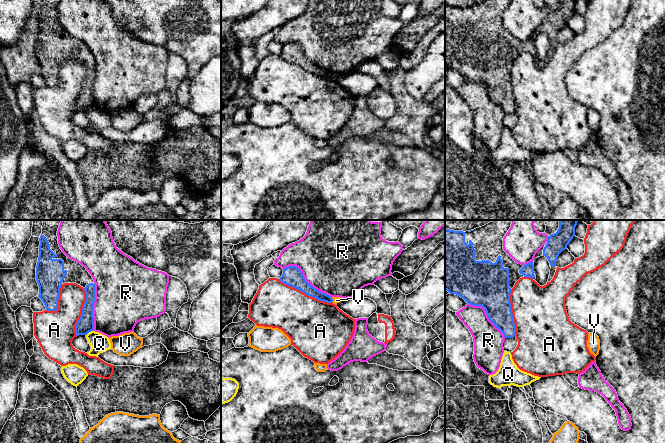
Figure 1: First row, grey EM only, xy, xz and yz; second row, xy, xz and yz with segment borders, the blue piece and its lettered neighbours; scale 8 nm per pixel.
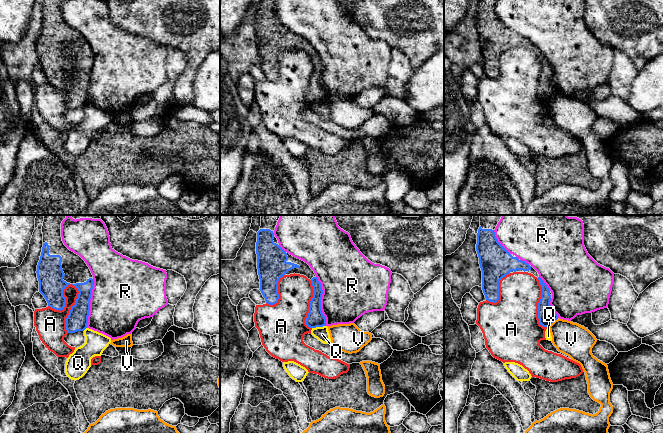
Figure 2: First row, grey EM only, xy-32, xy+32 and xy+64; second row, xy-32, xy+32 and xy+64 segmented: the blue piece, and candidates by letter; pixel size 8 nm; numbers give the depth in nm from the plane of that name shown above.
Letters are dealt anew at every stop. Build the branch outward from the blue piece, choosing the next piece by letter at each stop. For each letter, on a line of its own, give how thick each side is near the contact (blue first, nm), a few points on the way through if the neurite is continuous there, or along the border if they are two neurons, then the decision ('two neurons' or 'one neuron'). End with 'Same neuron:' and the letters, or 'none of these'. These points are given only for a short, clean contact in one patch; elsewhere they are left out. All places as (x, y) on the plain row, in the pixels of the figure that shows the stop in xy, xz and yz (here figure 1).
A: calibres 160 and 400 nm; two neurons
Q: calibres 140 and 150 nm; border xy (92, 106), (86, 111); two neurons
R: calibres 160 and 480 nm; two neurons
V: calibres 90 and 50 nm; two neurons
Same neuron: none of these

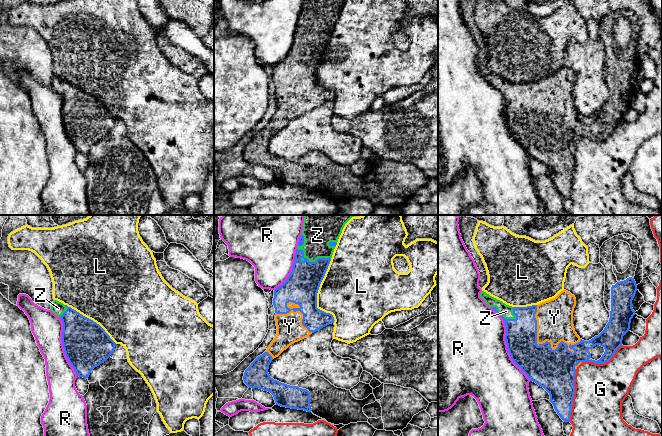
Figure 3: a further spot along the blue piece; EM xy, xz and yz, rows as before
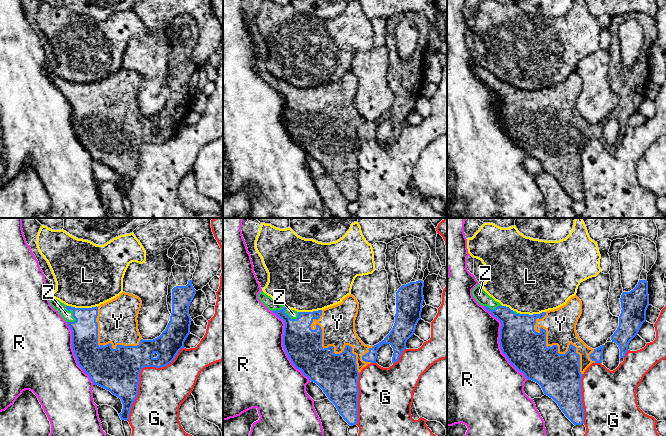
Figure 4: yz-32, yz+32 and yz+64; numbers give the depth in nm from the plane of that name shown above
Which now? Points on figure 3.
G: calibres 320 and 420 nm; two neurons
L: calibres 280 and 440 nm; two neurons
R: calibres 260 and 500 nm; two neurons
Y: calibres 340 and 300 nm; one neuron
Z: calibres 280 and 220 nm; one neuron
Same neuron: Y, Z

